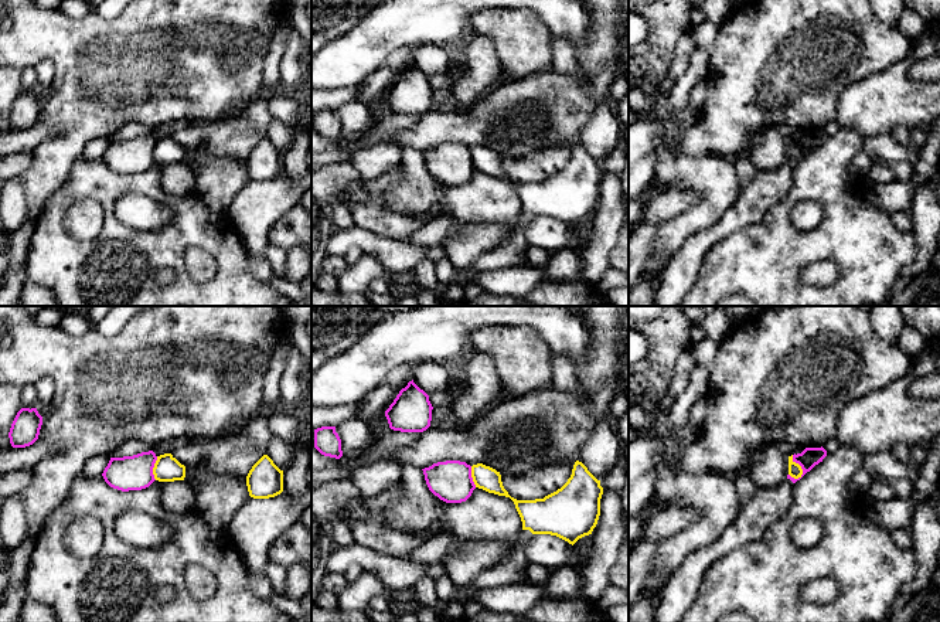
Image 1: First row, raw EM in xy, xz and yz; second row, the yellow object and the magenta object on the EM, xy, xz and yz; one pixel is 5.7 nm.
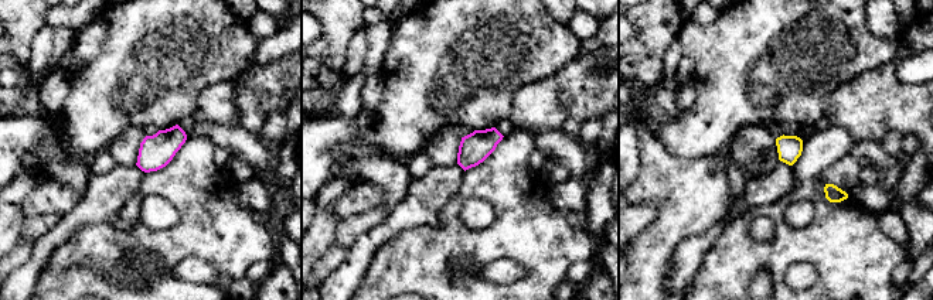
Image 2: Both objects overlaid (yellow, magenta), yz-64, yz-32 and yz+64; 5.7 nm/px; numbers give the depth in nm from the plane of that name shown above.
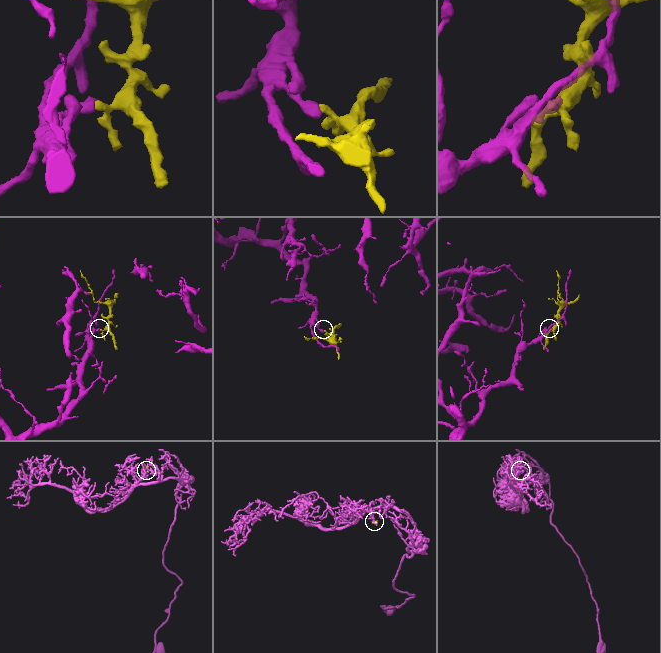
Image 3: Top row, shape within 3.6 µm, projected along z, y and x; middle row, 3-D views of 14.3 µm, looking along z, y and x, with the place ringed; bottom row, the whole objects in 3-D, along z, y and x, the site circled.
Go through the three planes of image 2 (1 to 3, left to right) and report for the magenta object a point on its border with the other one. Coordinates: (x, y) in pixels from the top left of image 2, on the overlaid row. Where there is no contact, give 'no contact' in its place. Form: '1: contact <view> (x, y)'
1: no contact
2: no contact
3: no contact

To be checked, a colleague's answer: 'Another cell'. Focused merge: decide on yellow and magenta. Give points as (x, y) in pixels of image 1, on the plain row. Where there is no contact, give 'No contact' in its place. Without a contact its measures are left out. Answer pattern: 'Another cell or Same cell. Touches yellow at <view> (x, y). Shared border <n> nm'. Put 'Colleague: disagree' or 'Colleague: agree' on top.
Colleague: agree
Another cell. Touches yellow at yz (800, 150). Shared border 150 nm

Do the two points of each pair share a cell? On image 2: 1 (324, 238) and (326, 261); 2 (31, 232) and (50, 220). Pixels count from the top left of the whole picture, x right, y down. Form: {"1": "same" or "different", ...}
{"1": "different", "2": "same"}

